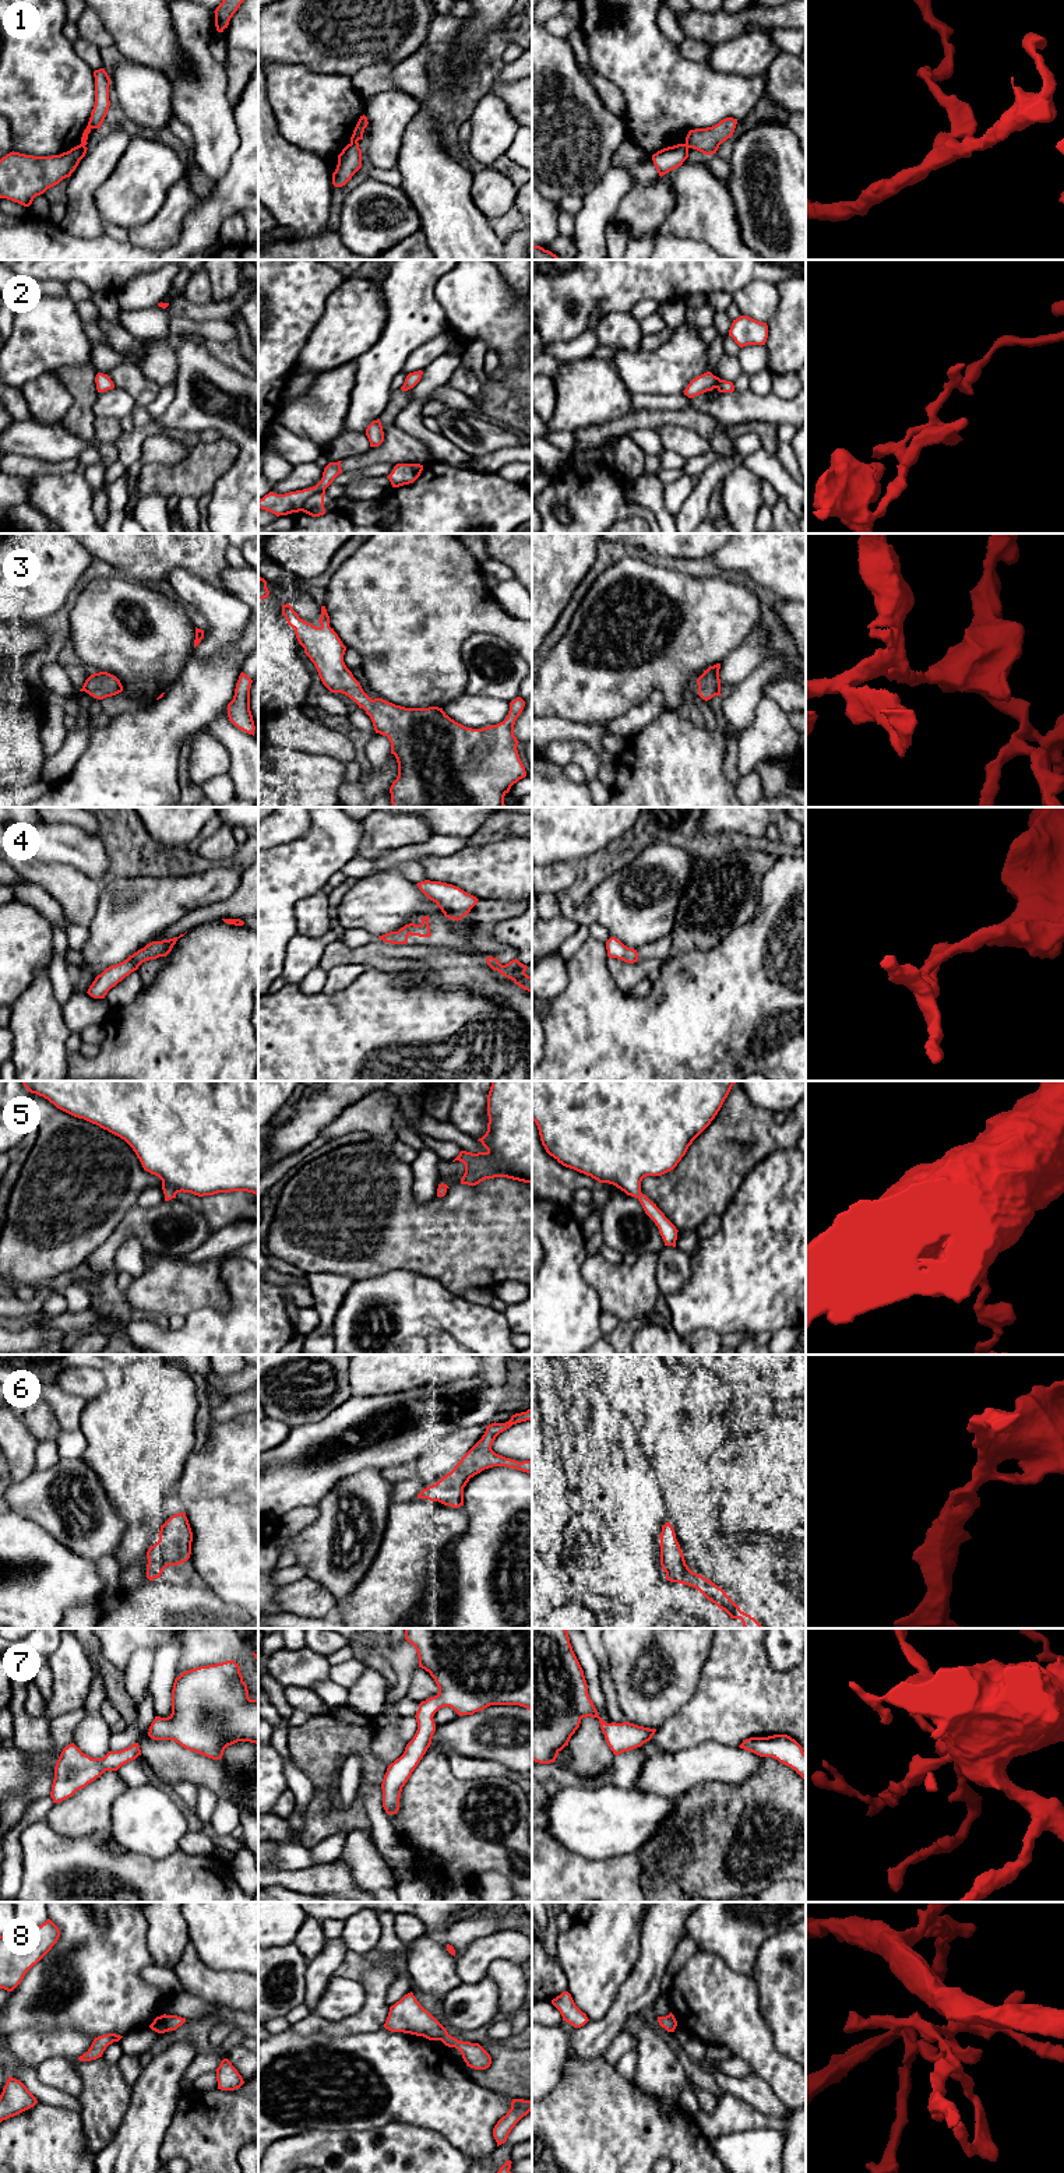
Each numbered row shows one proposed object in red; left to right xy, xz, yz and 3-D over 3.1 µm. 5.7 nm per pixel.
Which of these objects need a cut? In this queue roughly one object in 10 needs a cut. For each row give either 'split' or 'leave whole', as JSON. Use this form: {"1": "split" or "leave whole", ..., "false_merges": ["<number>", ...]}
{"1": "split", "2": "leave whole", "3": "leave whole", "4": "leave whole", "5": "leave whole", "6": "leave whole", "7": "leave whole", "8": "leave whole", "false_merges": ["1"]}

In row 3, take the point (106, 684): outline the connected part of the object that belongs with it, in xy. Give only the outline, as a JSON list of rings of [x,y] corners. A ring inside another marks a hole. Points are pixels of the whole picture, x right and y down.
[[[99,672],[91,675],[80,691],[88,693],[94,698],[103,700],[121,693],[123,686],[116,676],[108,672]]]

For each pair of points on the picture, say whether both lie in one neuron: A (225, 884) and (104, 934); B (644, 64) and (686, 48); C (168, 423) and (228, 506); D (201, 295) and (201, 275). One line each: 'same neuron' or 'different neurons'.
A: same neuron
B: different neurons
C: same neuron
D: same neuron

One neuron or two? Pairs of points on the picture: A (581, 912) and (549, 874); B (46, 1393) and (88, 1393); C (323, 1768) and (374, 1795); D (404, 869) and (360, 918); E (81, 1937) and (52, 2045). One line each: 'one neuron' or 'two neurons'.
A: two neurons
B: two neurons
C: two neurons
D: two neurons
E: two neurons

